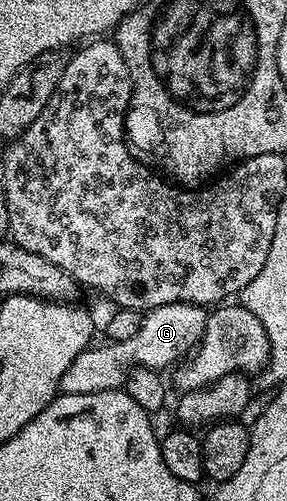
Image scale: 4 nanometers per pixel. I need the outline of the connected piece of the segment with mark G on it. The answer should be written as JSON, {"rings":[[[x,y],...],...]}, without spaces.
{"rings":[[[174,303],[155,307],[143,315],[141,329],[137,329],[137,334],[129,337],[129,341],[108,342],[107,347],[92,345],[75,357],[73,365],[65,369],[65,377],[61,377],[60,392],[64,395],[72,395],[73,393],[114,391],[126,384],[132,367],[164,369],[163,367],[170,368],[178,364],[192,350],[192,347],[200,342],[206,327],[207,316],[208,312],[198,303]]]}

